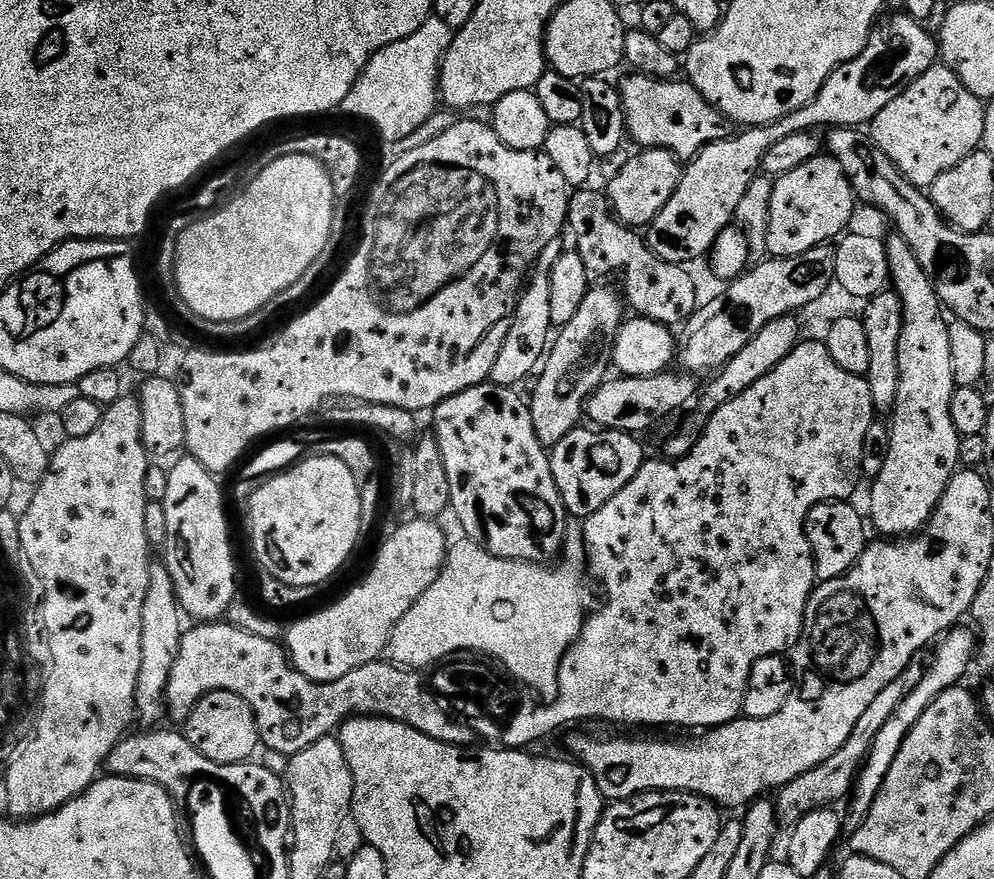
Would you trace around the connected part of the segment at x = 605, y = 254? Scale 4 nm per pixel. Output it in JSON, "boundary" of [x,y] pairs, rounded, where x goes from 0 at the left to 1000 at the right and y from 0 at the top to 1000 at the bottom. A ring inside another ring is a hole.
{"boundary":[[[588,212],[574,220],[571,230],[570,263],[579,272],[577,286],[586,294],[593,315],[616,314],[624,309],[628,317],[626,337],[631,349],[641,361],[657,364],[673,371],[687,370],[702,349],[700,319],[686,300],[663,296],[652,283],[649,270],[620,249],[612,224],[607,217],[599,218],[596,212]]]}

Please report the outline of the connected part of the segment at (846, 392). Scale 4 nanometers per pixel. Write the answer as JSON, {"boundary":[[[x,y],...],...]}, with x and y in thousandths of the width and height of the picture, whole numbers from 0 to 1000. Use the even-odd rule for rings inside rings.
{"boundary":[[[810,386],[802,391],[798,400],[791,403],[791,407],[787,407],[787,412],[783,412],[783,416],[779,416],[779,421],[775,421],[775,425],[771,425],[771,430],[763,430],[763,435],[759,435],[759,439],[755,439],[755,444],[746,444],[746,448],[742,448],[742,453],[730,457],[730,462],[722,465],[717,473],[711,474],[710,481],[712,484],[709,485],[708,493],[703,493],[701,503],[692,518],[684,520],[683,523],[653,522],[644,531],[642,539],[638,539],[638,544],[634,544],[634,548],[630,548],[630,553],[626,553],[626,557],[622,557],[622,562],[618,562],[618,567],[614,567],[614,571],[610,571],[610,576],[606,576],[606,580],[602,580],[602,585],[598,585],[587,593],[586,600],[588,602],[588,620],[592,631],[592,648],[595,659],[601,666],[604,663],[608,668],[608,688],[604,693],[601,691],[593,700],[588,708],[588,714],[584,718],[584,725],[571,736],[571,743],[565,749],[563,761],[561,762],[561,780],[559,785],[560,788],[566,790],[570,785],[571,778],[588,778],[588,815],[590,818],[613,819],[616,824],[673,824],[676,828],[704,828],[700,830],[725,828],[727,824],[745,818],[757,759],[767,749],[792,743],[800,737],[801,732],[805,729],[813,681],[817,670],[823,663],[821,659],[821,641],[817,634],[809,595],[815,585],[815,580],[821,573],[829,573],[833,569],[853,569],[860,562],[861,554],[864,553],[865,546],[867,547],[867,538],[865,536],[867,530],[867,503],[871,498],[871,489],[875,489],[875,485],[879,480],[879,465],[872,431],[847,421],[847,416],[843,416],[843,412],[839,412],[839,407],[835,407],[835,398],[832,390],[825,388],[824,391],[821,387],[812,387]]]}

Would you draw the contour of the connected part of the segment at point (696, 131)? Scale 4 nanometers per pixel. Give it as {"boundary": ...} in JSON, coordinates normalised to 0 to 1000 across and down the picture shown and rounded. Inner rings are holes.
{"boundary":[[[636,84],[629,96],[623,97],[628,117],[628,143],[633,156],[644,163],[645,170],[668,168],[680,176],[681,182],[691,184],[712,164],[733,158],[738,142],[722,126],[697,96],[684,89],[661,91],[659,86]]]}

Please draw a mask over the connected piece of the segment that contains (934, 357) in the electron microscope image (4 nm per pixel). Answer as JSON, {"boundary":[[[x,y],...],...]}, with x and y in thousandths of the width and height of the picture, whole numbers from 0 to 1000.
{"boundary":[[[897,266],[897,270],[892,270],[891,279],[893,283],[893,298],[894,298],[894,312],[895,312],[895,323],[896,327],[903,333],[903,336],[907,339],[907,357],[909,358],[909,365],[907,366],[907,385],[903,387],[903,453],[901,454],[901,462],[897,465],[895,470],[895,486],[897,488],[897,493],[895,494],[895,518],[891,520],[891,530],[887,530],[887,539],[883,539],[876,547],[877,551],[877,587],[875,582],[875,596],[878,602],[882,601],[884,609],[889,612],[908,612],[911,610],[919,609],[926,604],[927,601],[930,600],[931,596],[934,595],[934,590],[938,588],[940,585],[940,580],[944,576],[944,571],[948,567],[948,562],[952,557],[952,553],[956,548],[956,544],[963,537],[963,535],[967,531],[966,527],[966,490],[962,488],[960,485],[960,476],[958,474],[958,454],[960,453],[960,448],[963,444],[963,435],[962,427],[960,425],[960,412],[958,411],[958,404],[956,403],[956,375],[954,374],[955,365],[953,363],[950,364],[950,359],[952,361],[951,352],[948,349],[946,345],[946,337],[942,333],[942,324],[937,314],[934,313],[934,309],[928,301],[924,298],[924,294],[920,294],[920,284],[915,282],[912,275],[910,275],[909,270],[904,266]]]}

